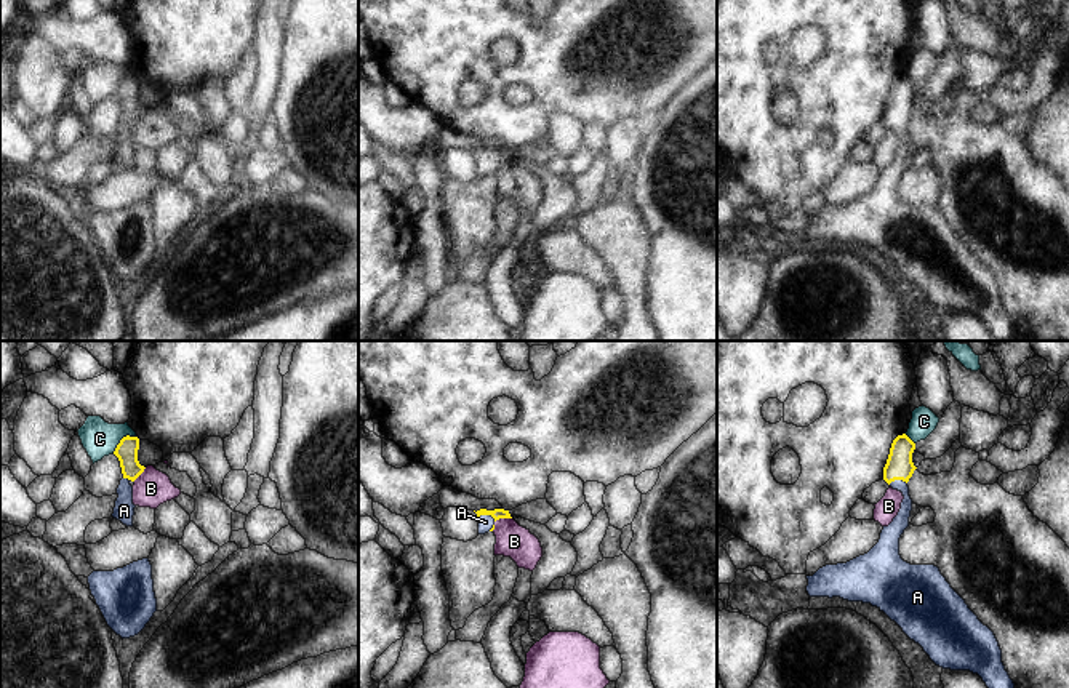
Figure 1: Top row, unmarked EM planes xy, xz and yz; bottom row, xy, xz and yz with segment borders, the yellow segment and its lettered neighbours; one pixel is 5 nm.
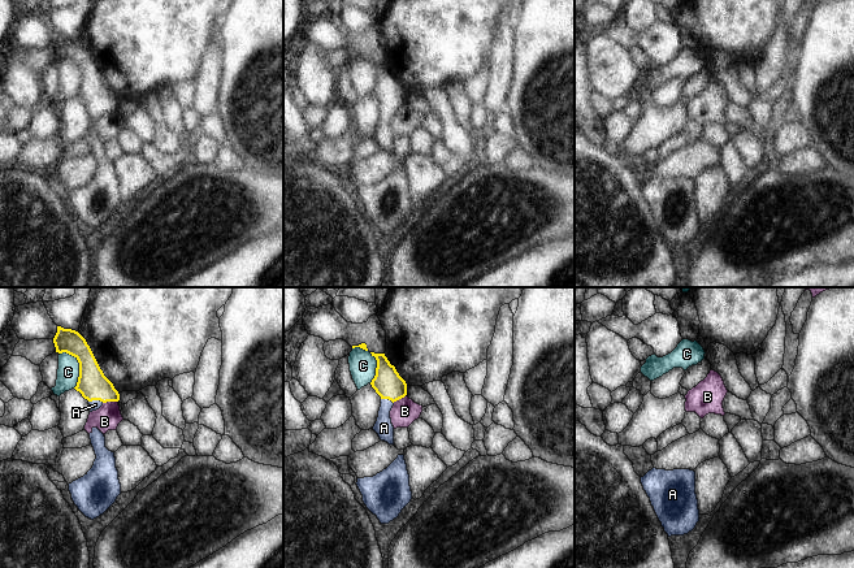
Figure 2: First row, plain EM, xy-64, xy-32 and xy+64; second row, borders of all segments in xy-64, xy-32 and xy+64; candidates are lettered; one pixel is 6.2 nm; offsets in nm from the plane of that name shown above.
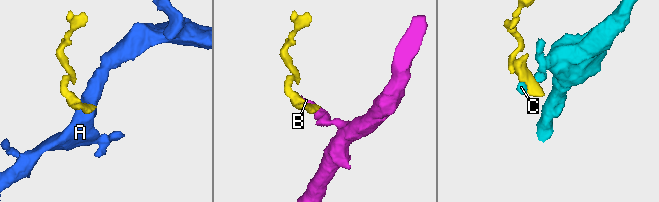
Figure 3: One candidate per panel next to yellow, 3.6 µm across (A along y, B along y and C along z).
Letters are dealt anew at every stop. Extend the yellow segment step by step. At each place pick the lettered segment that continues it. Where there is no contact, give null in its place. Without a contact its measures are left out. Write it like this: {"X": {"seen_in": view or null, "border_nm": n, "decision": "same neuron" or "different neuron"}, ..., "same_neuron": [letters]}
{"A": {"seen_in": "xz", "border_nm": 100, "decision": "same neuron"}, "B": {"seen_in": "xz", "border_nm": 90, "decision": "different neuron"}, "C": {"seen_in": "xy", "border_nm": 150, "decision": "different neuron"}, "same_neuron": ["A"]}

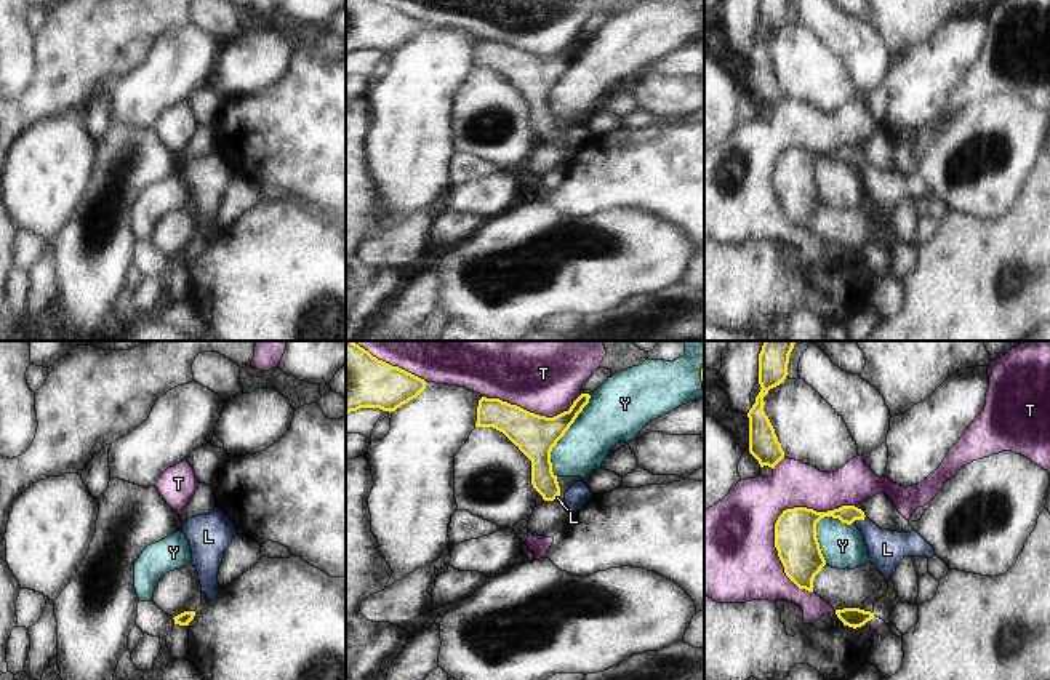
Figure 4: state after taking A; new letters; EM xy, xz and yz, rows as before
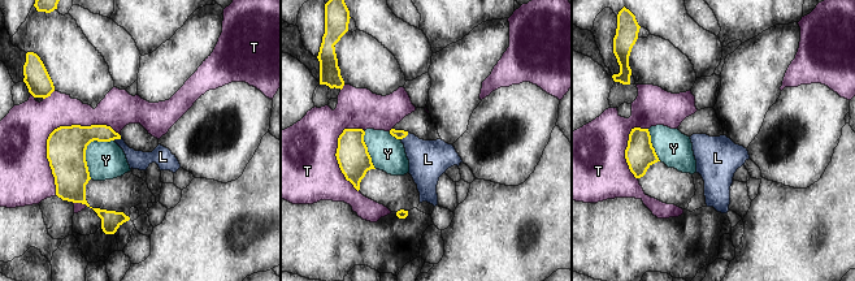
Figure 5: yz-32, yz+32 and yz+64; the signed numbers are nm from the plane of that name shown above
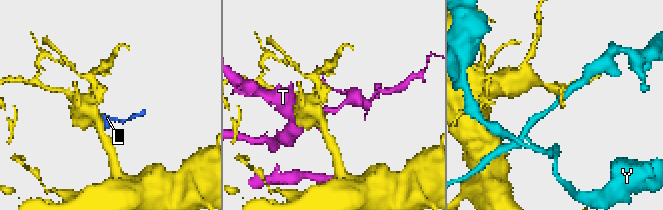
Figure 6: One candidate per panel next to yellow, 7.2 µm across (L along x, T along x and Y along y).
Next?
{"L": {"seen_in": "yz", "border_nm": 80, "decision": "same neuron"}, "T": {"seen_in": "yz", "border_nm": 500, "decision": "different neuron"}, "Y": {"seen_in": "xz", "border_nm": 440, "decision": "different neuron"}, "same_neuron": ["L"]}

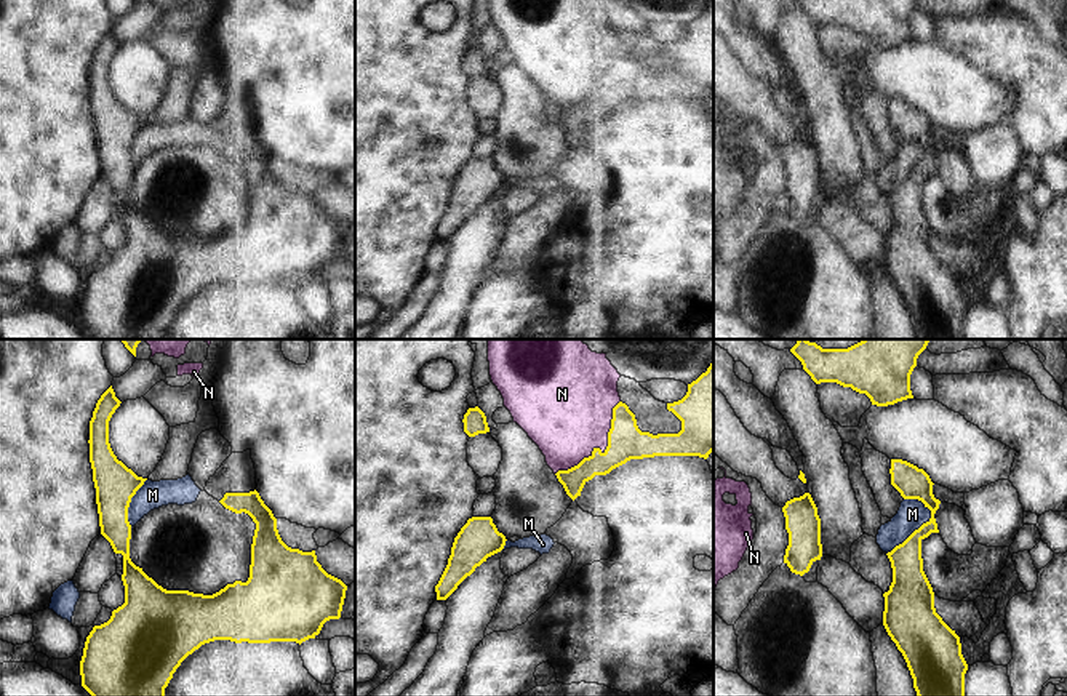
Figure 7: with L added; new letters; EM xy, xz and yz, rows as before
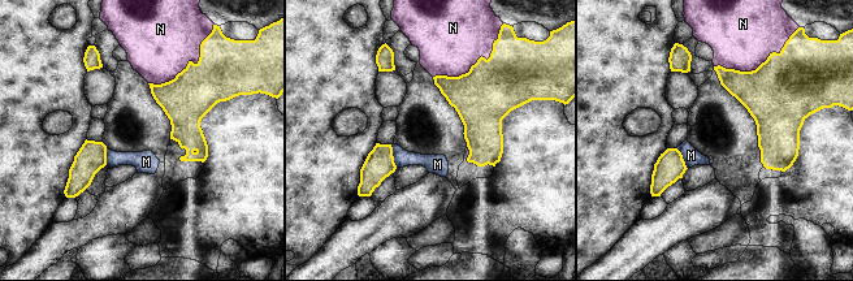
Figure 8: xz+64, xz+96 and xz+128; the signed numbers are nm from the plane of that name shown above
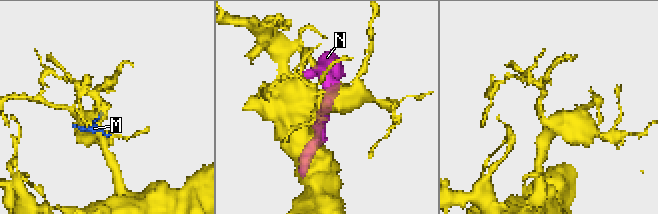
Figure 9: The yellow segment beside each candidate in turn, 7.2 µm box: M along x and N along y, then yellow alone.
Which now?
{"M": {"seen_in": "yz", "border_nm": 320, "decision": "different neuron"}, "N": {"seen_in": "xz", "border_nm": 500, "decision": "different neuron"}, "same_neuron": []}

